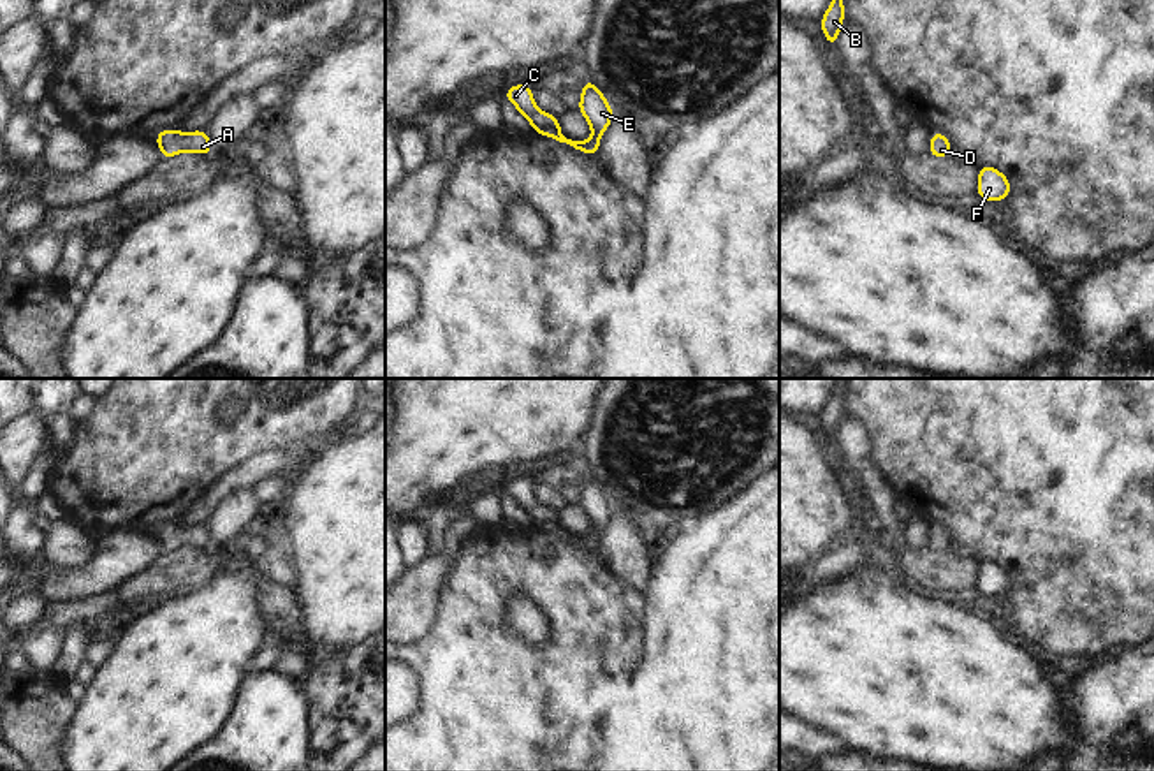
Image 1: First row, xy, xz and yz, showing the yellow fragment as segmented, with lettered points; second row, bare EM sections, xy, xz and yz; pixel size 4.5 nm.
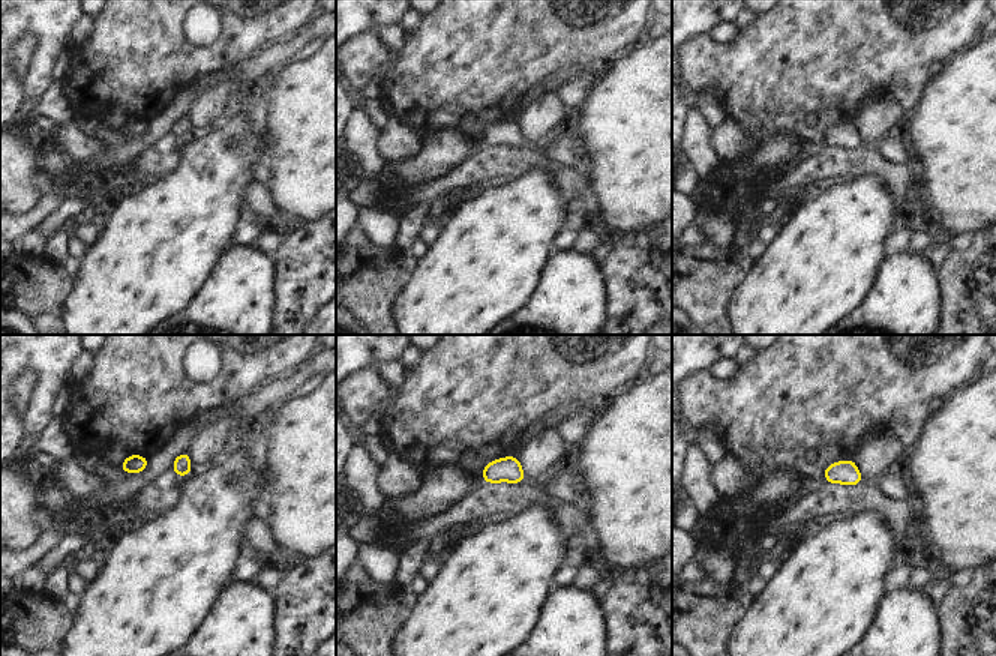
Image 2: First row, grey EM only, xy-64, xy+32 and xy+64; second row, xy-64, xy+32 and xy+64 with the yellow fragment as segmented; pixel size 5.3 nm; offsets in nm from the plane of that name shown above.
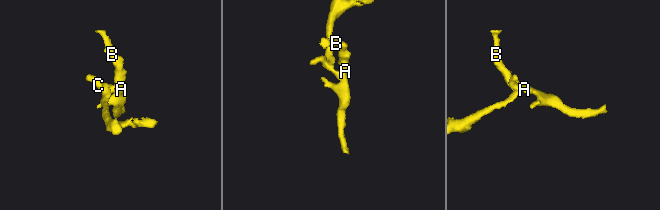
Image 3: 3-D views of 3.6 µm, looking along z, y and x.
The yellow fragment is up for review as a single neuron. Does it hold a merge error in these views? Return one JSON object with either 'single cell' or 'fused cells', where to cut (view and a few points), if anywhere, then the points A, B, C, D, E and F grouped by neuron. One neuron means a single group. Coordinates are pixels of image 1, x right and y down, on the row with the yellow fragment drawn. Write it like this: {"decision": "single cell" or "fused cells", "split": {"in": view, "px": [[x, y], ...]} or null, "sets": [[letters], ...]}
{"decision": "single cell", "split": null, "sets": [["A", "B", "C", "D", "E", "F"]]}

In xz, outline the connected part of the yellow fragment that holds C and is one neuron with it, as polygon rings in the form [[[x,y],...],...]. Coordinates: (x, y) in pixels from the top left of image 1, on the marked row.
[[[589,79],[582,81],[584,88],[581,92],[579,111],[588,120],[593,136],[589,141],[572,141],[566,139],[559,130],[559,118],[540,111],[533,102],[533,88],[530,84],[515,84],[505,90],[505,99],[508,99],[521,114],[531,121],[533,132],[552,137],[559,143],[566,143],[575,150],[598,157],[600,137],[612,121],[612,107],[605,100],[603,93]]]

